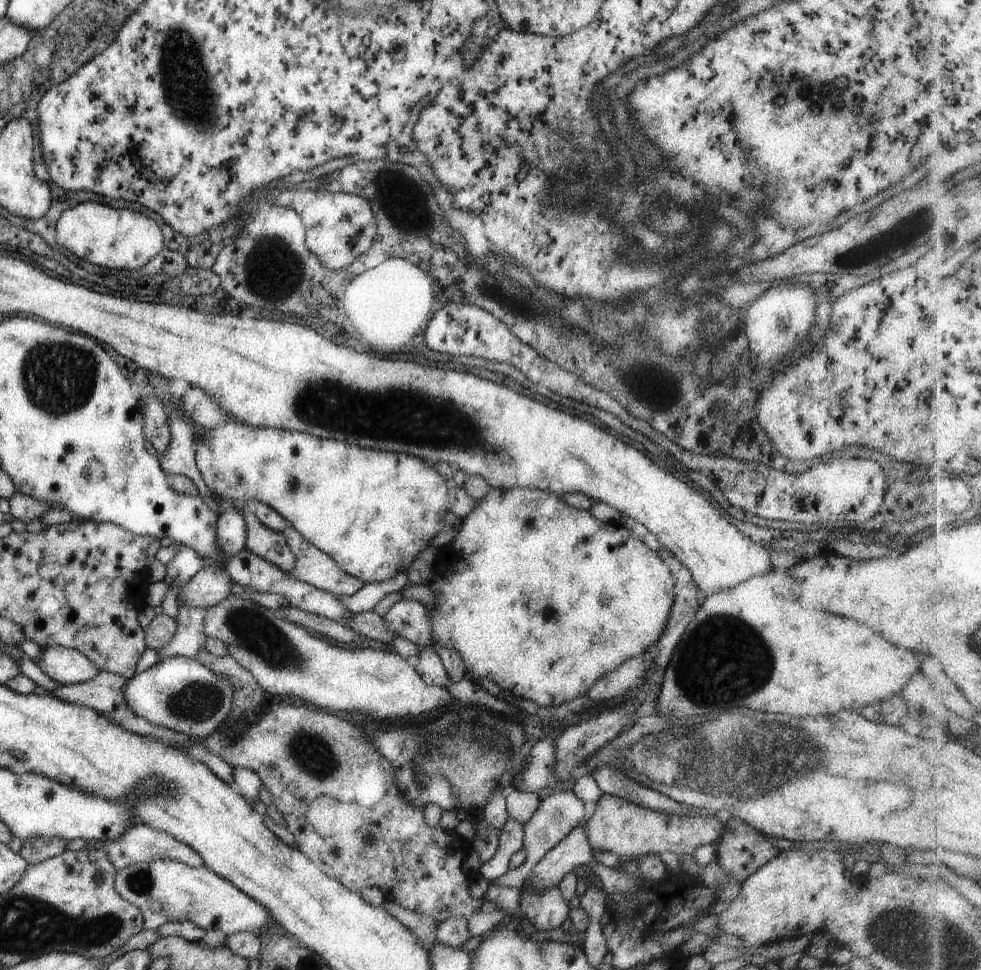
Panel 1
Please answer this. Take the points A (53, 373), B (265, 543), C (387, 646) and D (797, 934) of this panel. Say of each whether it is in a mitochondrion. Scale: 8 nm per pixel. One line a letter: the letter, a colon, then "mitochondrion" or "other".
A: mitochondrion
B: other
C: other
D: other

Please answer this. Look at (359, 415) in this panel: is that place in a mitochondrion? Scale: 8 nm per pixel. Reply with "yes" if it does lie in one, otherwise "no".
yes

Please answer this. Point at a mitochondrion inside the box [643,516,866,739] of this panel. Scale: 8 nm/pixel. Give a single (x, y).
(711, 665)

